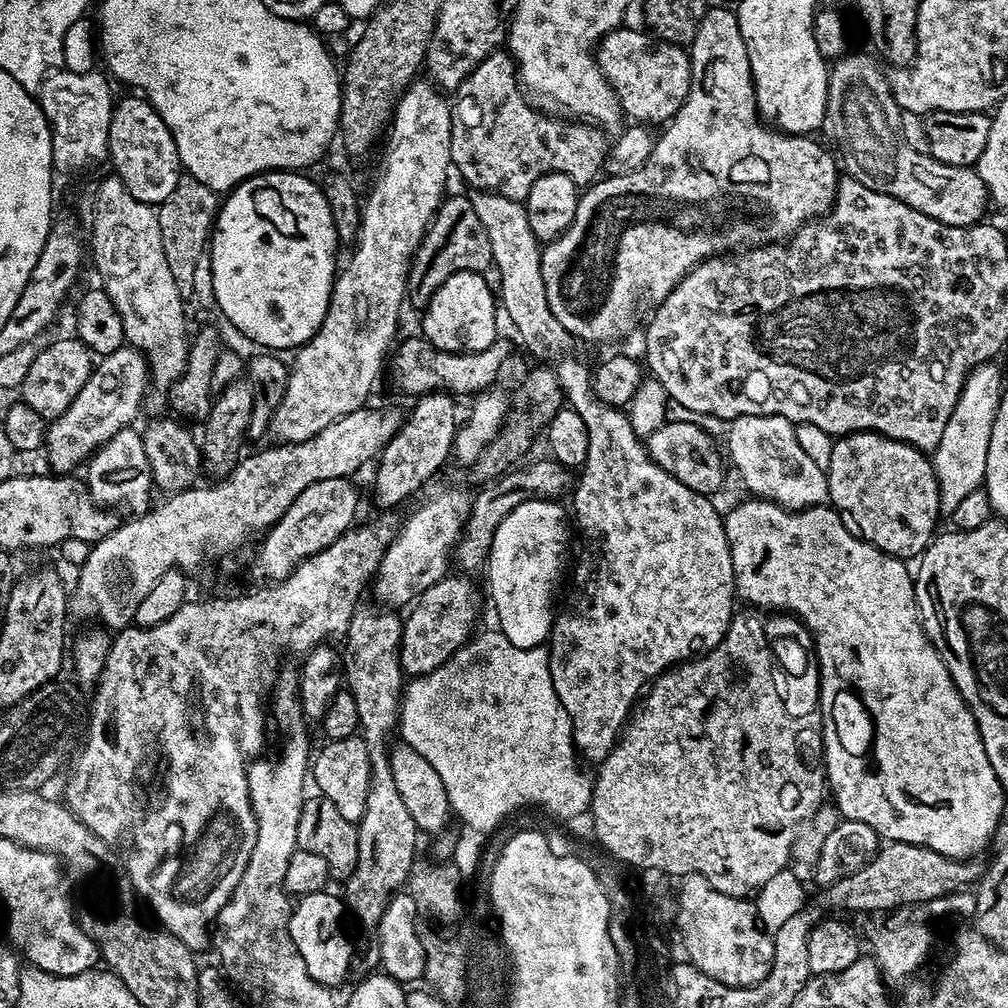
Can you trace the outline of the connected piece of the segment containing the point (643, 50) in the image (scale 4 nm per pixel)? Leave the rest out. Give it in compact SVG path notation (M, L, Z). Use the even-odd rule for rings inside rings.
M623 26L606 33L596 51L596 61L602 74L610 82L620 100L620 107L625 117L633 116L633 121L645 126L663 125L672 119L672 115L686 102L690 82L692 81L692 62L689 53L681 45L671 44L662 39L653 39L647 31L626 29Z

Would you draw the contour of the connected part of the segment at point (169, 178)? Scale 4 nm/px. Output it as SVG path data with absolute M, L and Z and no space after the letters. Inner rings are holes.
M130 94L132 96L120 99L113 107L114 112L111 118L109 130L109 161L113 162L113 171L128 190L140 202L146 202L153 206L158 206L162 201L170 196L177 188L177 182L182 175L180 159L178 158L177 147L174 145L172 131L162 122L162 118L149 101L142 96Z

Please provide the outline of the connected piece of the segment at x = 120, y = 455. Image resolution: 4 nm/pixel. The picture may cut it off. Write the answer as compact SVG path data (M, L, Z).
M132 426L118 430L114 438L107 440L102 447L92 453L86 464L86 469L88 468L86 483L93 500L102 508L115 510L132 518L147 514L153 503L152 492L154 493L144 437L139 431L135 432L136 430Z

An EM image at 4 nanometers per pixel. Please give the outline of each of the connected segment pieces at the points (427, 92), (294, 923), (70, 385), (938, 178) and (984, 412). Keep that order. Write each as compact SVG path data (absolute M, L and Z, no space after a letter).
M413 80L396 103L396 114L387 129L386 143L383 145L384 161L380 164L380 173L368 192L368 201L366 198L360 209L361 226L352 248L352 257L345 268L343 265L337 271L332 282L332 297L320 329L305 344L295 349L296 361L290 364L286 394L268 424L268 432L277 445L306 442L314 438L314 434L326 430L326 426L330 426L330 422L339 416L365 407L380 371L383 368L385 371L390 349L397 339L400 307L406 304L408 269L412 267L412 257L416 255L428 225L432 223L432 217L439 210L441 200L445 199L444 187L448 184L448 172L452 168L450 138L454 108L449 97L435 83L424 80Z
M325 890L299 897L292 909L288 933L298 954L302 954L302 962L306 962L310 978L325 986L337 986L343 982L348 963L352 960L352 948L344 937L344 924L340 921L346 916L345 905L339 895L331 896L330 893Z
M78 338L72 340L56 340L37 351L26 378L20 383L18 389L19 399L38 414L46 422L57 420L65 410L78 398L78 390L86 386L94 367L94 353Z
M849 51L831 65L828 74L828 110L827 123L832 123L832 132L836 135L836 144L840 147L839 159L851 179L857 180L875 192L885 192L887 196L906 202L914 210L942 222L946 226L966 227L983 221L984 207L989 207L988 187L982 182L975 167L959 168L946 162L938 162L926 152L914 150L914 146L906 146L900 137L900 107L894 102L894 94L888 85L888 77L864 52Z
M996 362L979 364L968 373L954 412L946 422L946 430L942 430L942 442L938 442L935 452L931 453L932 469L938 478L941 513L950 514L962 498L984 483L986 454L990 454L990 434L994 430L1000 397L1006 392L998 365Z

